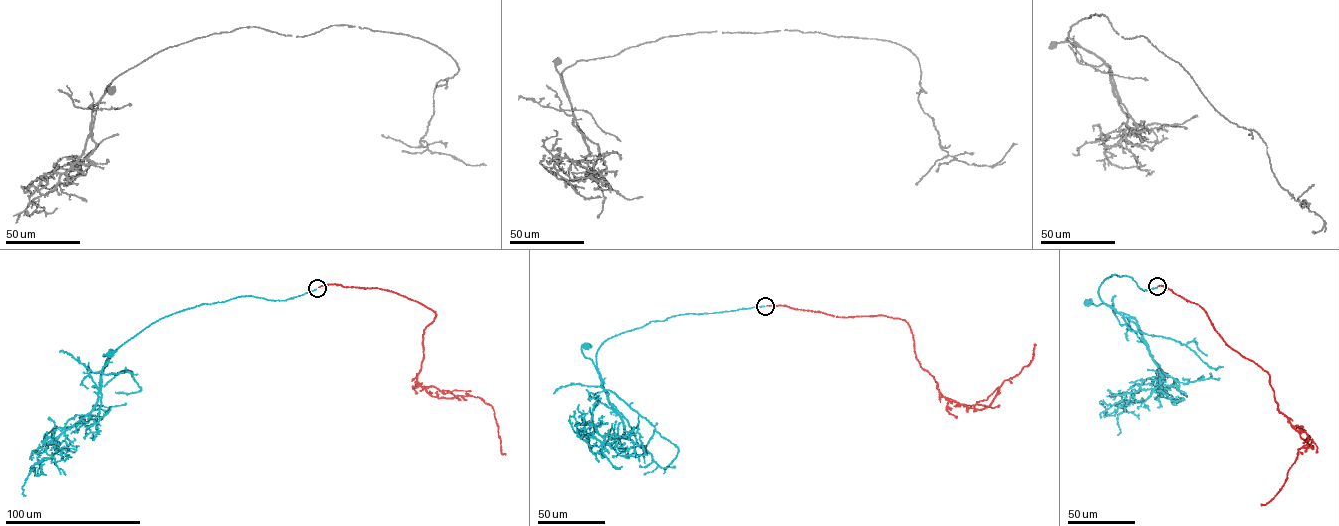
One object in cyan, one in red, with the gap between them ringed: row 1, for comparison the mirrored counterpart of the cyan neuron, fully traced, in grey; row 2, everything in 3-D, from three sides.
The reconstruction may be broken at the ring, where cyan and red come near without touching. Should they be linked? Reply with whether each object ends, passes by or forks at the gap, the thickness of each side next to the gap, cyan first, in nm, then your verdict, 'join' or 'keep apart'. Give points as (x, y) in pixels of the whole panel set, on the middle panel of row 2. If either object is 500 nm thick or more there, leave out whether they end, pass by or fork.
cyan ends; red ends; calibres 190 and 160 nm; keep apart

